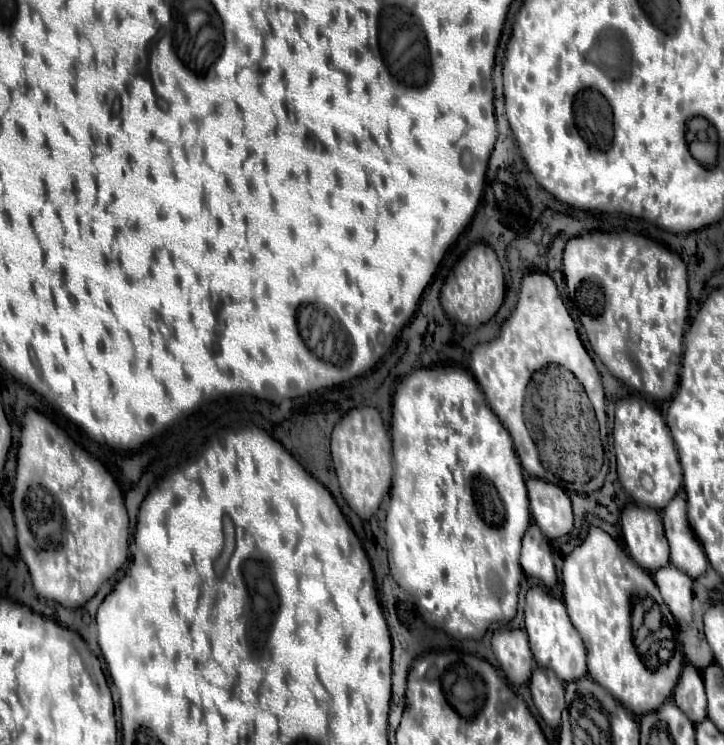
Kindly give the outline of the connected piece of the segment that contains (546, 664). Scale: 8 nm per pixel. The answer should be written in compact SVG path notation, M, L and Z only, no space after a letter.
M532 586L526 594L524 616L526 616L526 634L530 650L540 668L552 670L564 682L574 682L586 676L586 650L576 628L570 624L562 600L548 596L548 592L544 592L542 586Z

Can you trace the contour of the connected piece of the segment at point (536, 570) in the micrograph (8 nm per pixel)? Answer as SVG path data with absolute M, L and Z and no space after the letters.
M532 522L522 540L520 566L528 578L540 580L542 586L552 588L556 584L556 568L552 560L552 550L548 540L538 532L538 526Z

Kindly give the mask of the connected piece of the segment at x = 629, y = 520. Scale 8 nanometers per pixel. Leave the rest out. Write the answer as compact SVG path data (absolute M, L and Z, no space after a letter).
M630 504L622 510L620 526L628 556L642 570L652 574L670 564L666 536L662 536L662 516L658 512L646 512L646 508Z

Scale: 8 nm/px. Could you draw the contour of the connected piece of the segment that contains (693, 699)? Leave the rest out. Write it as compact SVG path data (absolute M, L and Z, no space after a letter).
M684 666L674 690L674 704L690 718L692 724L700 724L706 718L706 692L700 672Z

